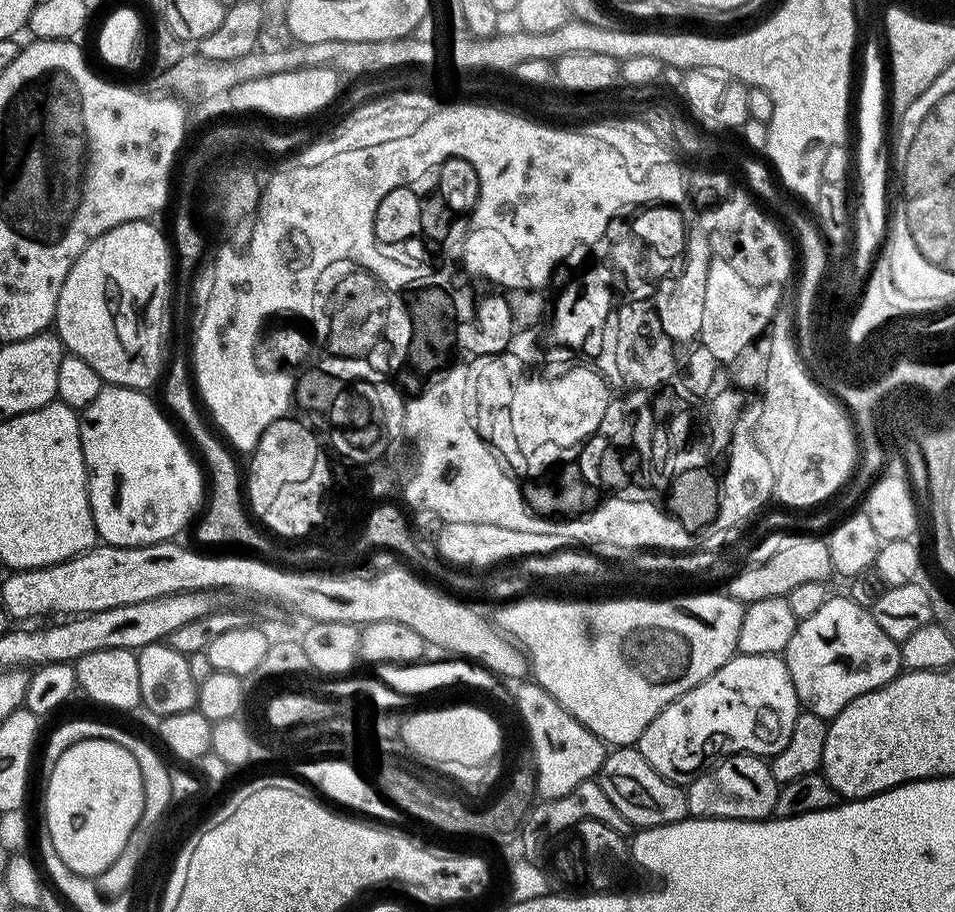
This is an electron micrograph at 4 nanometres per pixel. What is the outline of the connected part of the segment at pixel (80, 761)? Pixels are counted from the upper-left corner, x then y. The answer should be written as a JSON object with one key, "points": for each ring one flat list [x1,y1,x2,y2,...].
{"points":[[78,740,69,744,59,755,60,757,52,764,52,773,48,776,48,785,44,788,44,820,48,823,45,824,46,831,54,842,54,850,58,850,58,858,62,858,62,862,66,862,66,866,70,866,70,870,74,870,80,876,96,878,99,877,101,872,111,868,116,863,116,859,127,849,127,840,130,838,131,832,138,826,139,816,144,809,143,780,139,764,130,750,124,749,122,745,118,745,112,740]]}

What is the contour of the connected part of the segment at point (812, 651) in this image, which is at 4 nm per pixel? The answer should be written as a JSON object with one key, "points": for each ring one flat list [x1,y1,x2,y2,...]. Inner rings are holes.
{"points":[[836,594,829,595,828,600,822,602,822,607,815,614,810,614,810,618,797,623,794,638,790,638,784,647,782,659,790,670,801,705,825,718,837,716,843,708,850,706,850,702,854,702,854,698,886,686,902,671,900,644,892,640,890,634,885,634,878,622,874,622,871,611,865,605,863,608,858,601]]}

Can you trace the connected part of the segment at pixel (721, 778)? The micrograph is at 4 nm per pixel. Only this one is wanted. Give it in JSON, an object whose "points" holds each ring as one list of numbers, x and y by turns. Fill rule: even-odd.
{"points":[[747,754,726,756,687,784,688,816,698,820,767,820,778,802,779,789,767,759]]}

